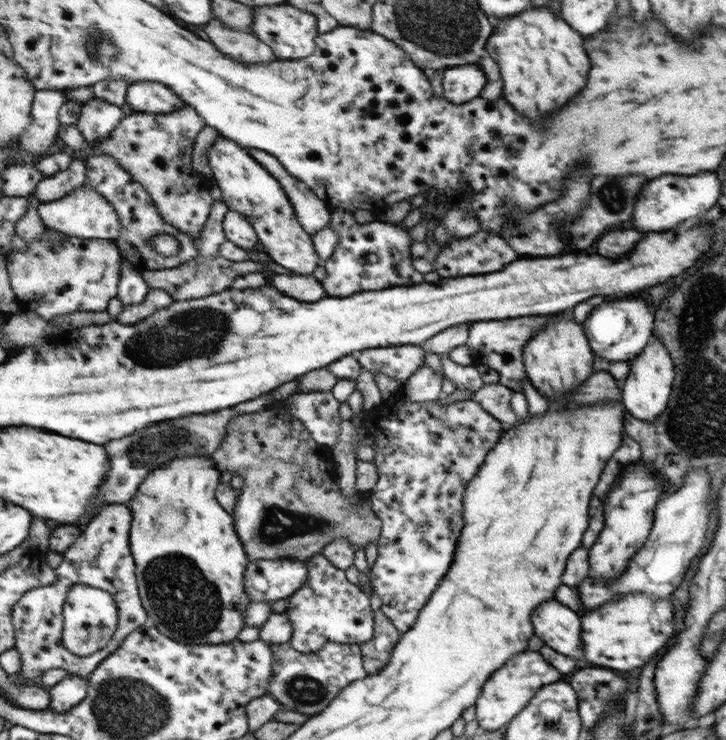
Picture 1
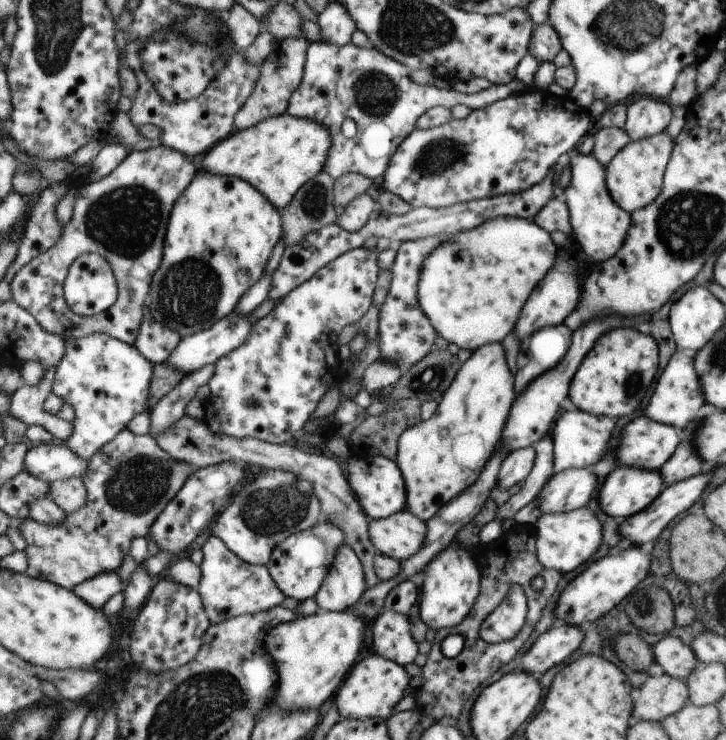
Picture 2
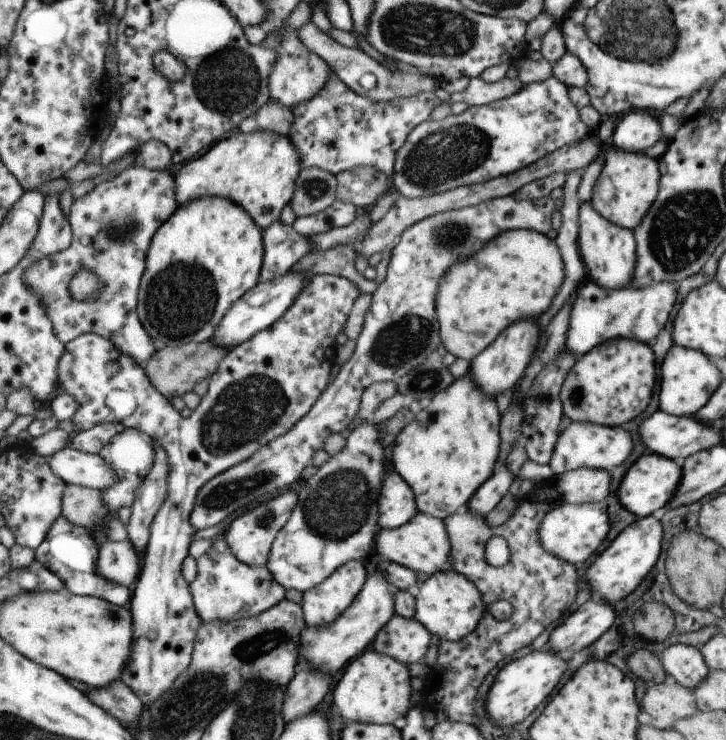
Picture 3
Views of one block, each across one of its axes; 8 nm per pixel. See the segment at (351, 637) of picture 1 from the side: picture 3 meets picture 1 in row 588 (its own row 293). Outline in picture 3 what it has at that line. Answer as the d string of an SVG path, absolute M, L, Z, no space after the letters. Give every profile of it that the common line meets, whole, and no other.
M328 274L309 277L307 285L303 288L303 292L295 298L283 316L273 322L268 329L260 330L259 333L249 338L248 341L242 342L240 345L227 350L221 362L219 362L216 372L213 373L211 377L208 377L207 392L200 398L199 404L192 410L188 418L183 418L183 416L173 408L173 404L171 404L169 399L159 392L159 389L151 382L145 367L139 364L130 354L123 353L110 338L98 335L97 333L87 332L66 344L67 348L65 349L64 356L61 357L60 360L59 384L64 387L65 392L72 394L78 399L80 404L80 409L77 409L77 412L73 415L71 420L74 424L74 433L88 431L97 425L105 423L122 422L127 428L132 427L133 429L139 429L149 433L157 445L163 446L163 448L167 450L167 458L169 458L169 493L167 494L167 500L165 500L163 507L159 510L157 516L155 516L155 521L151 526L151 539L146 551L143 553L143 570L136 582L137 585L132 596L131 615L133 616L133 623L136 626L136 646L133 649L133 660L129 662L129 668L124 670L123 675L125 676L123 682L131 688L132 692L135 692L143 704L150 705L155 702L155 700L159 700L159 698L173 686L177 678L180 678L180 675L185 673L185 670L191 664L192 650L201 621L196 614L195 604L192 603L191 589L188 587L188 584L185 583L183 571L185 556L188 556L188 547L189 544L192 543L192 538L196 532L192 526L191 514L201 486L204 486L208 481L216 477L217 474L232 469L232 467L239 462L247 461L261 447L268 445L269 442L287 433L301 417L304 417L305 414L308 413L308 410L312 408L315 402L319 400L320 394L324 392L325 386L327 386L327 376L329 376L329 372L331 372L331 362L333 362L333 348L329 348L329 344L335 342L335 336L337 336L339 330L343 328L343 322L345 322L345 318L347 318L347 314L349 314L349 310L351 310L351 304L353 304L353 300L358 296L359 292L357 292L357 288L355 288L349 280L345 280L345 277Z

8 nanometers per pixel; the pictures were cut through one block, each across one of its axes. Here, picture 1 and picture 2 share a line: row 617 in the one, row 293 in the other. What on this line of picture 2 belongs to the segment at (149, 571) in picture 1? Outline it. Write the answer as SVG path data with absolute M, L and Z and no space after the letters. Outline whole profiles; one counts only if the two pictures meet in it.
M201 170L201 174L193 178L193 186L185 190L172 210L163 262L151 280L147 307L151 308L153 318L171 330L177 330L183 339L220 321L236 308L243 294L259 280L279 236L279 214L260 191L239 178L215 176Z

